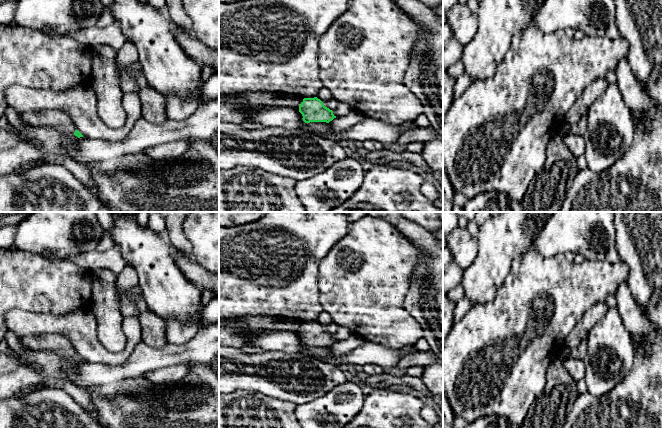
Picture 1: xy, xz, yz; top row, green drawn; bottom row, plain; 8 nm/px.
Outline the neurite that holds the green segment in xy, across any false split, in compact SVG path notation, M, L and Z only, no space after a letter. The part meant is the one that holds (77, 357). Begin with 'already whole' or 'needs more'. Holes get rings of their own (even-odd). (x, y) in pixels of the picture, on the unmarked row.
needs more | M44 334L41 336L21 337L23 345L30 349L51 351L63 357L71 357L78 362L83 359L77 354L75 349L68 343L65 337L58 334Z

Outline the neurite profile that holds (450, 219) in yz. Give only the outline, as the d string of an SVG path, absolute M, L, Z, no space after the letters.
M443 212L443 237L446 238L458 227L458 215L455 212Z

